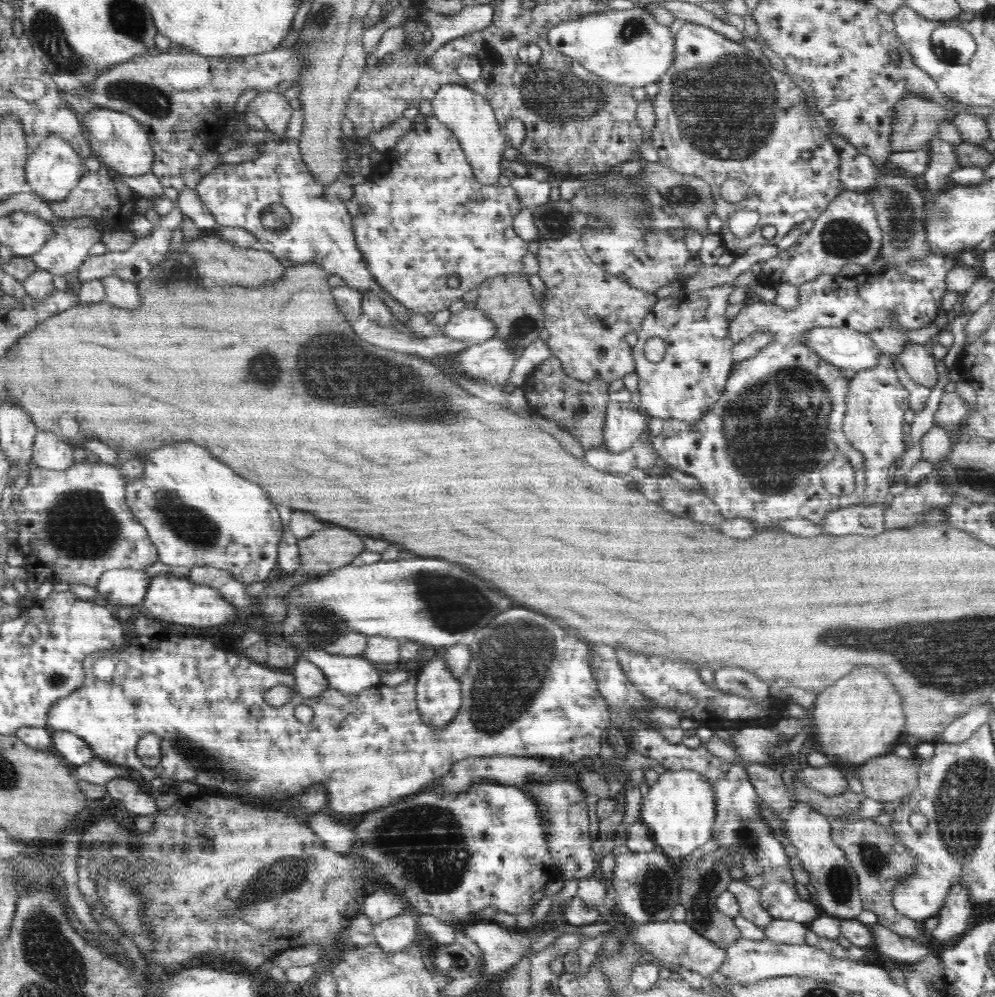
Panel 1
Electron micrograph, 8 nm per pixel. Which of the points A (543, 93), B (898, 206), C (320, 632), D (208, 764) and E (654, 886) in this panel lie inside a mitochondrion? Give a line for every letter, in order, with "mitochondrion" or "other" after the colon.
A: mitochondrion
B: mitochondrion
C: mitochondrion
D: mitochondrion
E: mitochondrion

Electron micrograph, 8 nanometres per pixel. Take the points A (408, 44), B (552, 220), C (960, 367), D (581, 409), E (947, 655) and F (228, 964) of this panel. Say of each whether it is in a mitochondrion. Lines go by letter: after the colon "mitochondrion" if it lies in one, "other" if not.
A: other
B: mitochondrion
C: other
D: other
E: mitochondrion
F: other

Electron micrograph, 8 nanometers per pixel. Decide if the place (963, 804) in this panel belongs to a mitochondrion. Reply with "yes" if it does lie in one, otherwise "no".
yes

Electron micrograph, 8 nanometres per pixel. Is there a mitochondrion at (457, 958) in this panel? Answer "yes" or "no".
no

